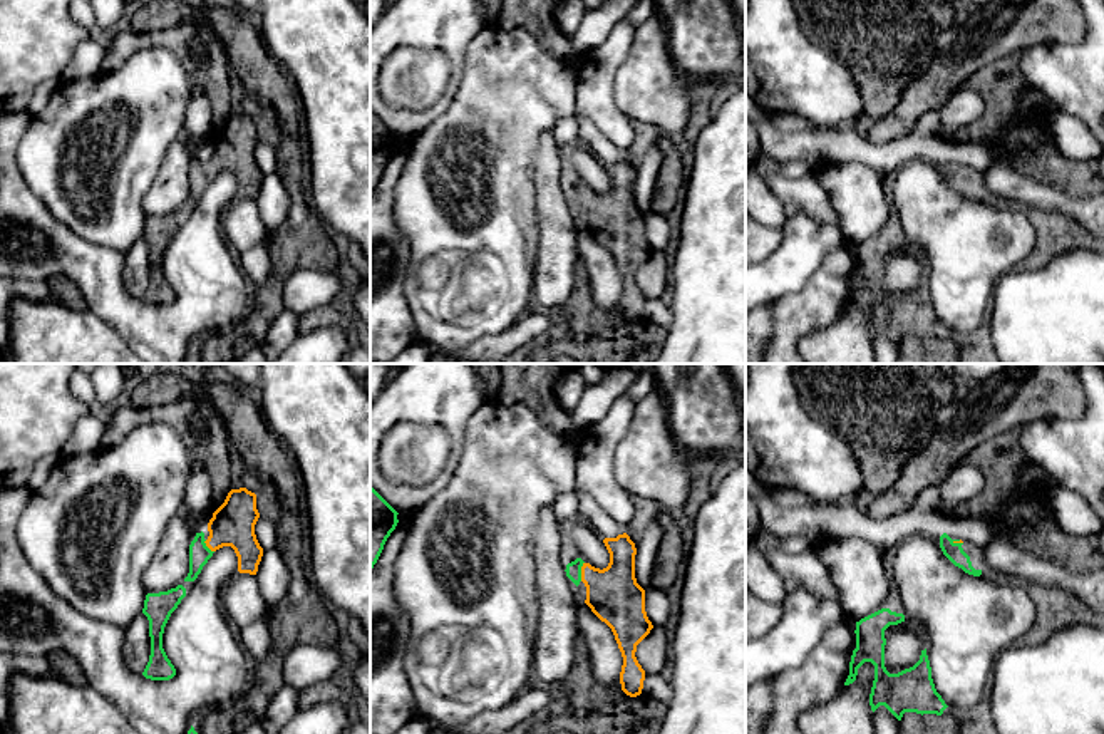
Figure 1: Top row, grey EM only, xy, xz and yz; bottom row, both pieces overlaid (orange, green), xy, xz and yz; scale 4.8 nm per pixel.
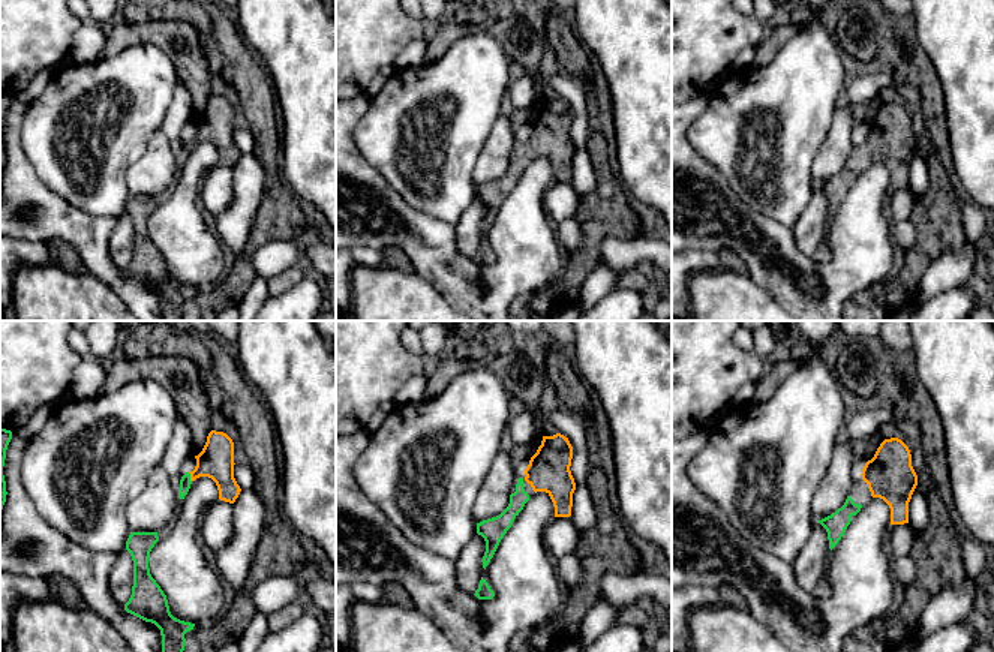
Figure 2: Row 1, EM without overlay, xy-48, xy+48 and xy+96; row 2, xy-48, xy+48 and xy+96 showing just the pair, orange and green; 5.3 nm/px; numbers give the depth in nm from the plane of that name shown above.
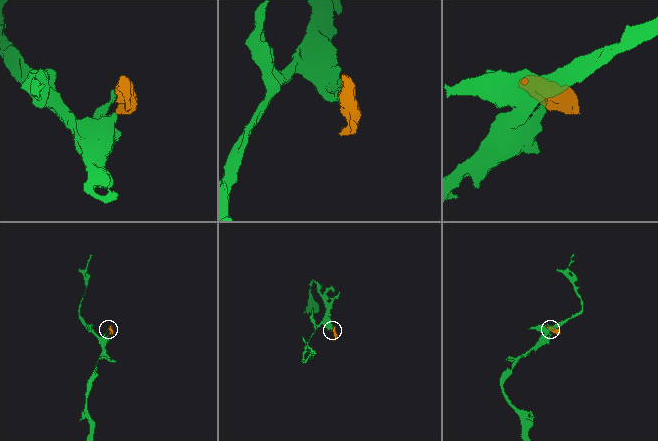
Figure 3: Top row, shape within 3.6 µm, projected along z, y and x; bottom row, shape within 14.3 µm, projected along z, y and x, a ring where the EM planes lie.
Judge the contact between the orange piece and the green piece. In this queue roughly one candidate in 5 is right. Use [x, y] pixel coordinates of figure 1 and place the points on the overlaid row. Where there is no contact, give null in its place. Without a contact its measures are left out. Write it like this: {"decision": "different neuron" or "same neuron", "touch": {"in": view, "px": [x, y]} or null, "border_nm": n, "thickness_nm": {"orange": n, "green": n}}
{"decision": "same neuron", "touch": {"in": "xz", "px": [582, 572]}, "border_nm": 100, "thickness_nm": {"orange": 260, "green": 80}}

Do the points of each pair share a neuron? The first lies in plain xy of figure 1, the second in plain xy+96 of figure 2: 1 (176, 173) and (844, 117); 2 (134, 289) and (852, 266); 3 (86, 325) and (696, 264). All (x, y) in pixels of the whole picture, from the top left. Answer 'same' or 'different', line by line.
1: same
2: different
3: different

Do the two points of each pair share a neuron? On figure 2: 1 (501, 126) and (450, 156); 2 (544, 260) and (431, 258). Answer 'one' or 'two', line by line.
1: two
2: one

